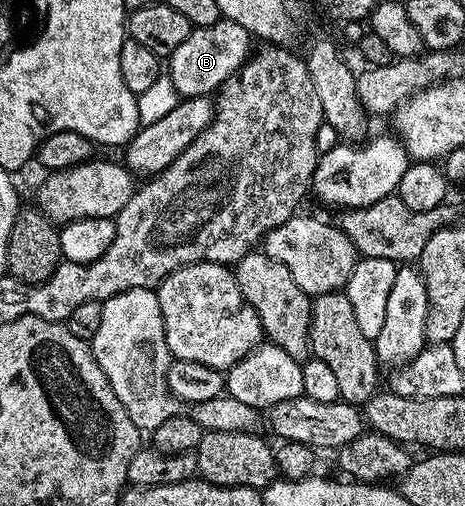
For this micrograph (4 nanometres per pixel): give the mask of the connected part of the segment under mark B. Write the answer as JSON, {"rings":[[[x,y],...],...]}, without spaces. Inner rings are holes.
{"rings":[[[230,19],[215,21],[215,25],[193,27],[187,41],[167,57],[167,74],[181,99],[194,99],[200,95],[212,96],[220,92],[227,80],[234,78],[254,50],[255,40]]]}

